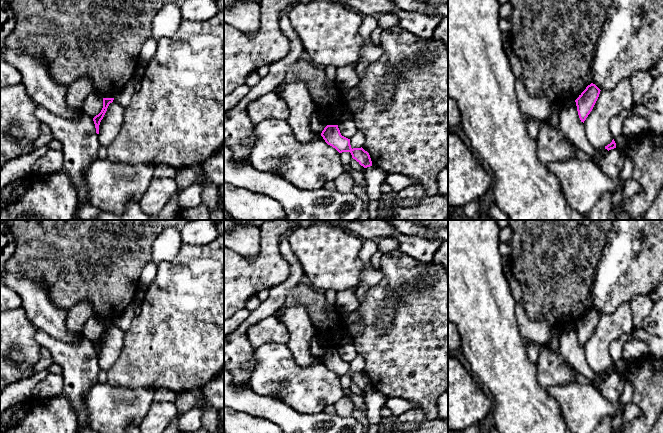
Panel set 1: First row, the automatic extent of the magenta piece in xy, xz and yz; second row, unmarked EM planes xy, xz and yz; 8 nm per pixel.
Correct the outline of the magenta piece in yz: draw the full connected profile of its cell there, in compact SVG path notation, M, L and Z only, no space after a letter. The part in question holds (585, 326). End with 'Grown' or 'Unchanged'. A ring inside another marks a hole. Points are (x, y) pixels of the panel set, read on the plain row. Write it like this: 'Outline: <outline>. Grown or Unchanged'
Outline: M591 307L575 324L581 346L584 347L584 345L592 335L599 321L600 315L601 314L595 308Z. Unchanged

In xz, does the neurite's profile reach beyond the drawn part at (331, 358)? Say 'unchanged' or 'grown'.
unchanged

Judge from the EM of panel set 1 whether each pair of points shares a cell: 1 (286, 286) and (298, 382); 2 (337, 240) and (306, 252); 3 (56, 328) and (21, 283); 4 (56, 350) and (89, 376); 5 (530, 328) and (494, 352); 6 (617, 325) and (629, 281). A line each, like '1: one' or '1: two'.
1: two
2: one
3: one
4: one
5: two
6: two

